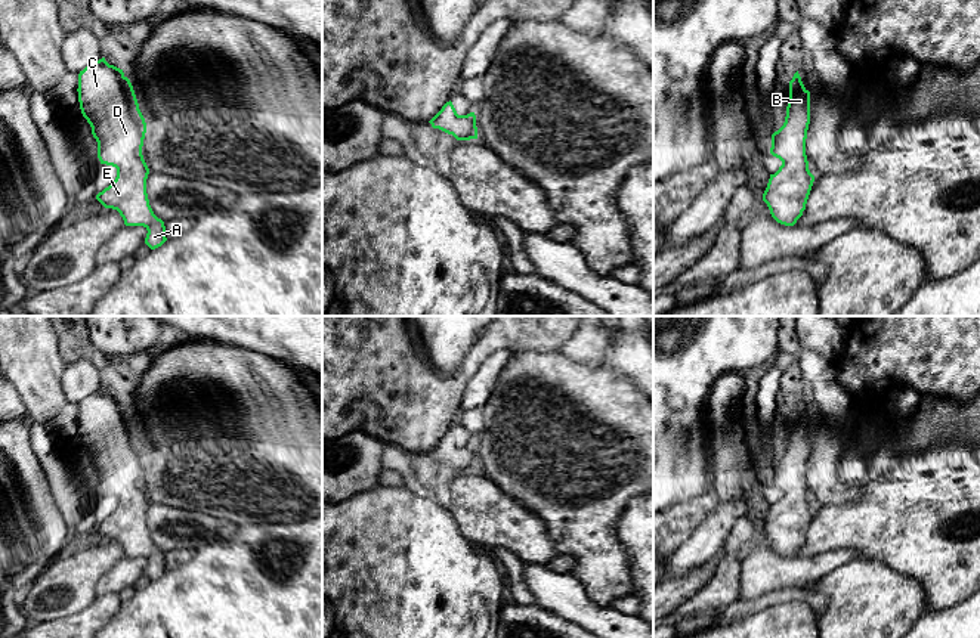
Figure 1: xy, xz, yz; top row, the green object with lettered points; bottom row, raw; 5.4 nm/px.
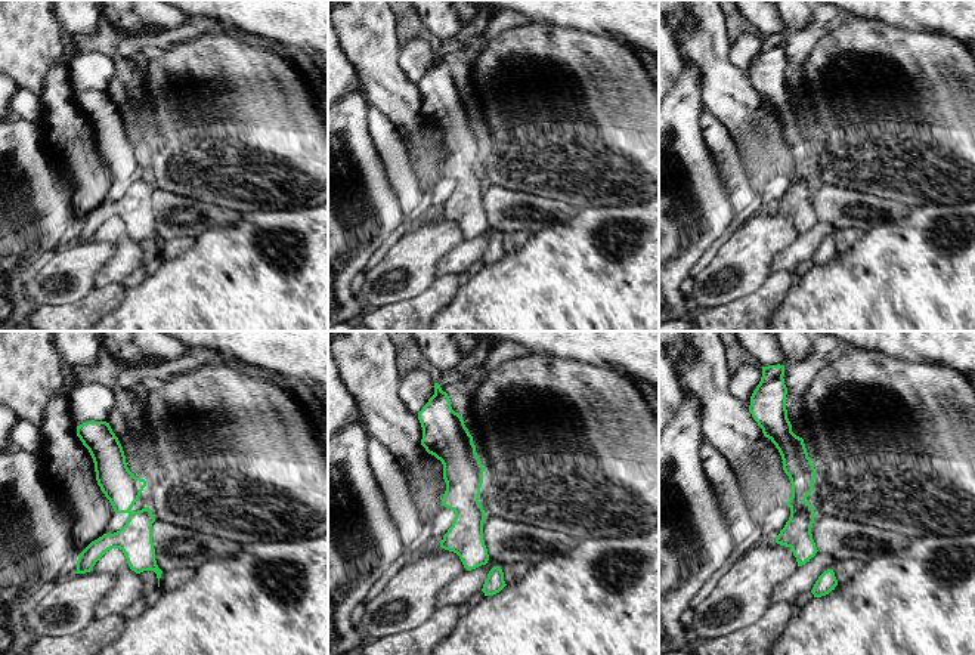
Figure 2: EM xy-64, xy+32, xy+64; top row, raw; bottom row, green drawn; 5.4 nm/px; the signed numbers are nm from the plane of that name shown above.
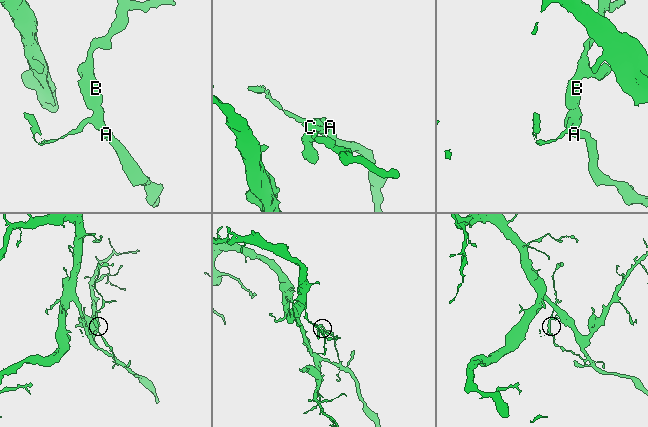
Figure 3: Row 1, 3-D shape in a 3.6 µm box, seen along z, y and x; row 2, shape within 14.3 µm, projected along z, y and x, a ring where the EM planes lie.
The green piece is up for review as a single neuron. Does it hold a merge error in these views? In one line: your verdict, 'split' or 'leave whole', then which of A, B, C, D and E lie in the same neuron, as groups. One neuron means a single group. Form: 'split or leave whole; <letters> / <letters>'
leave whole; A B C D E

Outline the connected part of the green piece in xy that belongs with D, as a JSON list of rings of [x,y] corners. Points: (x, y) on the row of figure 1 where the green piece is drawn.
[[[102,58],[80,71],[77,92],[81,114],[90,124],[92,134],[98,142],[98,158],[101,164],[117,168],[115,180],[99,192],[96,199],[105,208],[117,210],[126,226],[143,226],[148,230],[145,244],[151,250],[161,247],[167,241],[166,226],[154,214],[146,193],[149,168],[142,155],[146,123],[139,109],[130,80],[124,75],[123,69],[109,65]]]

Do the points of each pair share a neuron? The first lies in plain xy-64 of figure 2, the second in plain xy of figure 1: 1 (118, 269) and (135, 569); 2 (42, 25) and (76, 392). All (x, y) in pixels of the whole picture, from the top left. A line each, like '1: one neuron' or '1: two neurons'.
1: one neuron
2: two neurons

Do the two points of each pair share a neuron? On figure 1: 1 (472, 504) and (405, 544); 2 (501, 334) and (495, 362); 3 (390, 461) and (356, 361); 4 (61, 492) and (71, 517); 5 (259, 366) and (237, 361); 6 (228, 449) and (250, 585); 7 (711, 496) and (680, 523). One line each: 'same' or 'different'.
1: different
2: different
3: different
4: same
5: same
6: different
7: same

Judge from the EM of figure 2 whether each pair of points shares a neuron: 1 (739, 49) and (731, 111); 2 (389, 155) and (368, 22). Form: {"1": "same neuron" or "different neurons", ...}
{"1": "different neurons", "2": "different neurons"}

